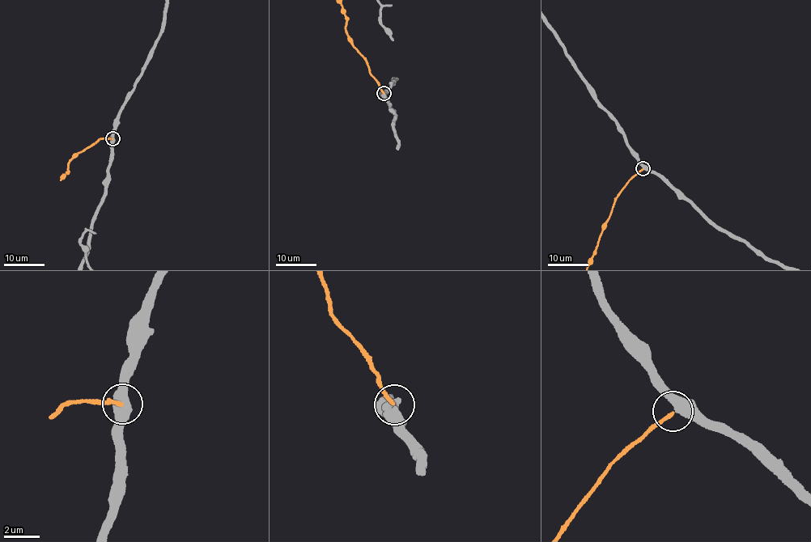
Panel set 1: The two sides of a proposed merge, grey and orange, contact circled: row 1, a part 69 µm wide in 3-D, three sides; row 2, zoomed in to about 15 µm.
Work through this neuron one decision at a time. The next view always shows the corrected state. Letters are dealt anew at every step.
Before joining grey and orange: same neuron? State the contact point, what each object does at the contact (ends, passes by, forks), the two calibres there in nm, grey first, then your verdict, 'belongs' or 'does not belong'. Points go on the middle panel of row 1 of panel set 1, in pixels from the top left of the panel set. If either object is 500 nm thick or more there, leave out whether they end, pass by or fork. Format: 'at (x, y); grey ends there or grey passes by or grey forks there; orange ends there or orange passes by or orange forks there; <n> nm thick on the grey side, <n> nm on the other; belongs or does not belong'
at (384, 93); grey passes by; orange ends there; 460 nm thick on the grey side, 180 nm on the other; belongs

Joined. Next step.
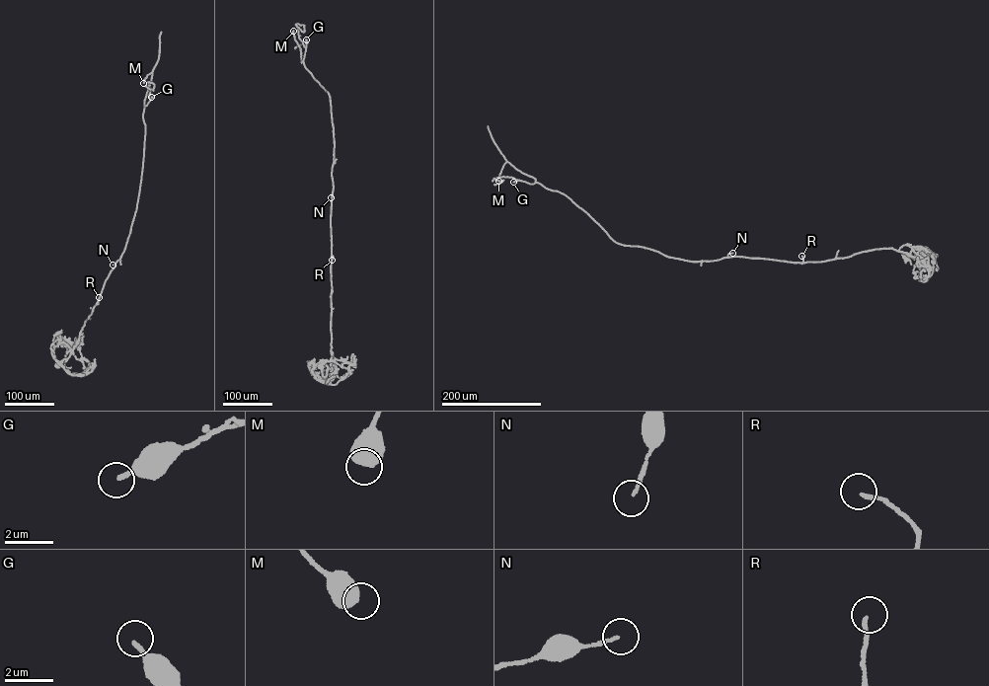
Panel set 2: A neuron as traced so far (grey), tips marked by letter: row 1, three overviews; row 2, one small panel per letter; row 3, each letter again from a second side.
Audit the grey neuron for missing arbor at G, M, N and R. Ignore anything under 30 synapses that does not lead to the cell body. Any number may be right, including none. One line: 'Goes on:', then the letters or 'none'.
Goes on: none

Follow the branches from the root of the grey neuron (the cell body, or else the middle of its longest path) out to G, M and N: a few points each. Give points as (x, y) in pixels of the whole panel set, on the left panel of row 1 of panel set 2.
G: (56, 365), (66, 361), (77, 342), (85, 322), (125, 246), (141, 176), (144, 106), (151, 97)
M: (56, 365), (66, 361), (77, 342), (129, 234), (141, 176), (144, 102), (152, 73), (143, 83)
N: (56, 365), (66, 361), (77, 342), (85, 322), (114, 266), (113, 265)

